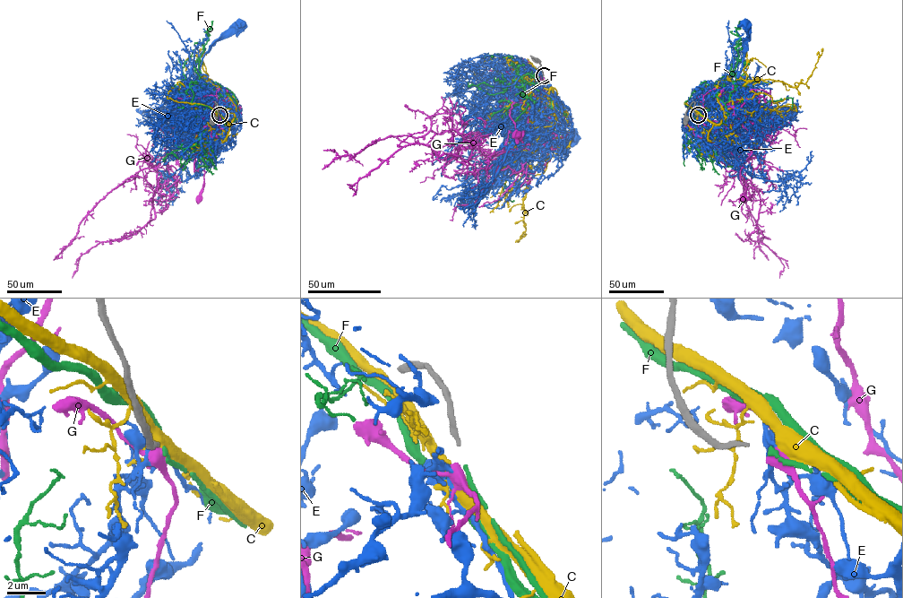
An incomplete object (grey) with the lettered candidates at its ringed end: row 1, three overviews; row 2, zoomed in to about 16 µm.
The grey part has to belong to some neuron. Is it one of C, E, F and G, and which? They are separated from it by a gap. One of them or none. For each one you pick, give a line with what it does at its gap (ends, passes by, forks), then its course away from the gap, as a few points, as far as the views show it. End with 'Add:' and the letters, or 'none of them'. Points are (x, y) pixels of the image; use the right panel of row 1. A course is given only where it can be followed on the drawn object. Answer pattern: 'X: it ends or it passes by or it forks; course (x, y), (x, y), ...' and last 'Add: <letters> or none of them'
F: it ends; course (700, 115), (718, 125), (726, 119), (725, 106), (709, 109), (707, 107), (713, 89), (743, 56), (743, 49)
Add: F

